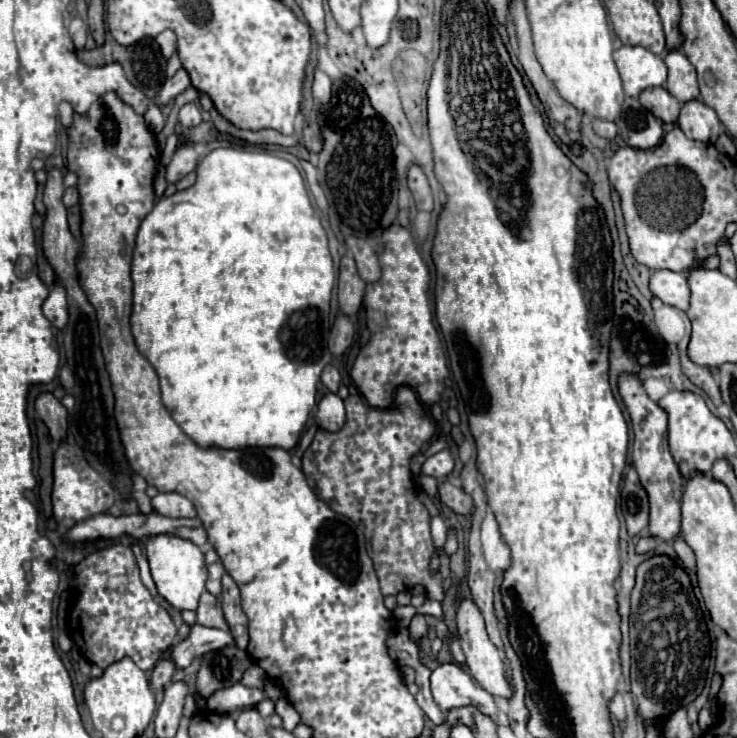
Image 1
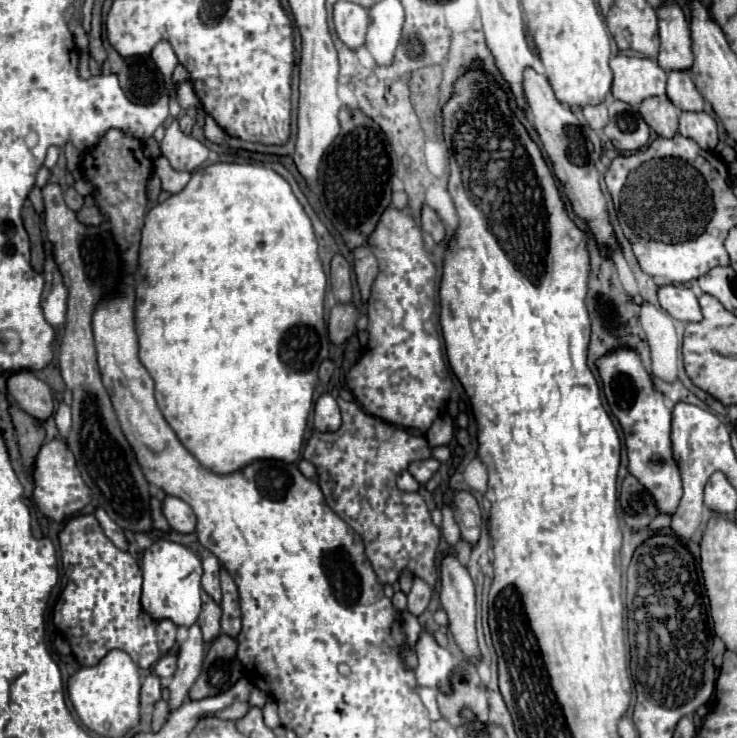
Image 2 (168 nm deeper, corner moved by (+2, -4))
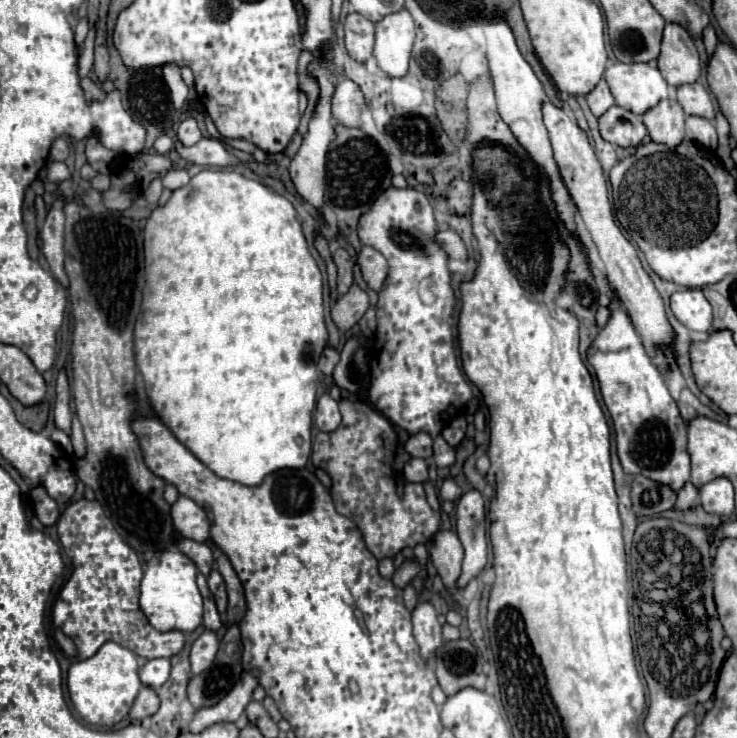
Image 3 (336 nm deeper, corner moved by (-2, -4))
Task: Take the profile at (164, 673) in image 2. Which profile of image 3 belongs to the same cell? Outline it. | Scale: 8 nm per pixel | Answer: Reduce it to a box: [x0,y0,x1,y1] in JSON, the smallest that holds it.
[140,658,170,690]

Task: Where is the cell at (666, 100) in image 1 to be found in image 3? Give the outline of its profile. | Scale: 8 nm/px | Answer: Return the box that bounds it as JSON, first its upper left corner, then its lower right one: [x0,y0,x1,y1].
[644,100,686,148]

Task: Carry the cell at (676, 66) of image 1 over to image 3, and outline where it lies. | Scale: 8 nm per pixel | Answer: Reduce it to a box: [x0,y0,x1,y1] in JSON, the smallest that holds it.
[678,82,714,120]

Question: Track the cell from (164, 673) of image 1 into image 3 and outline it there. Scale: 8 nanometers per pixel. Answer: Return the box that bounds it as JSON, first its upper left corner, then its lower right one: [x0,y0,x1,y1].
[130,686,158,720]

